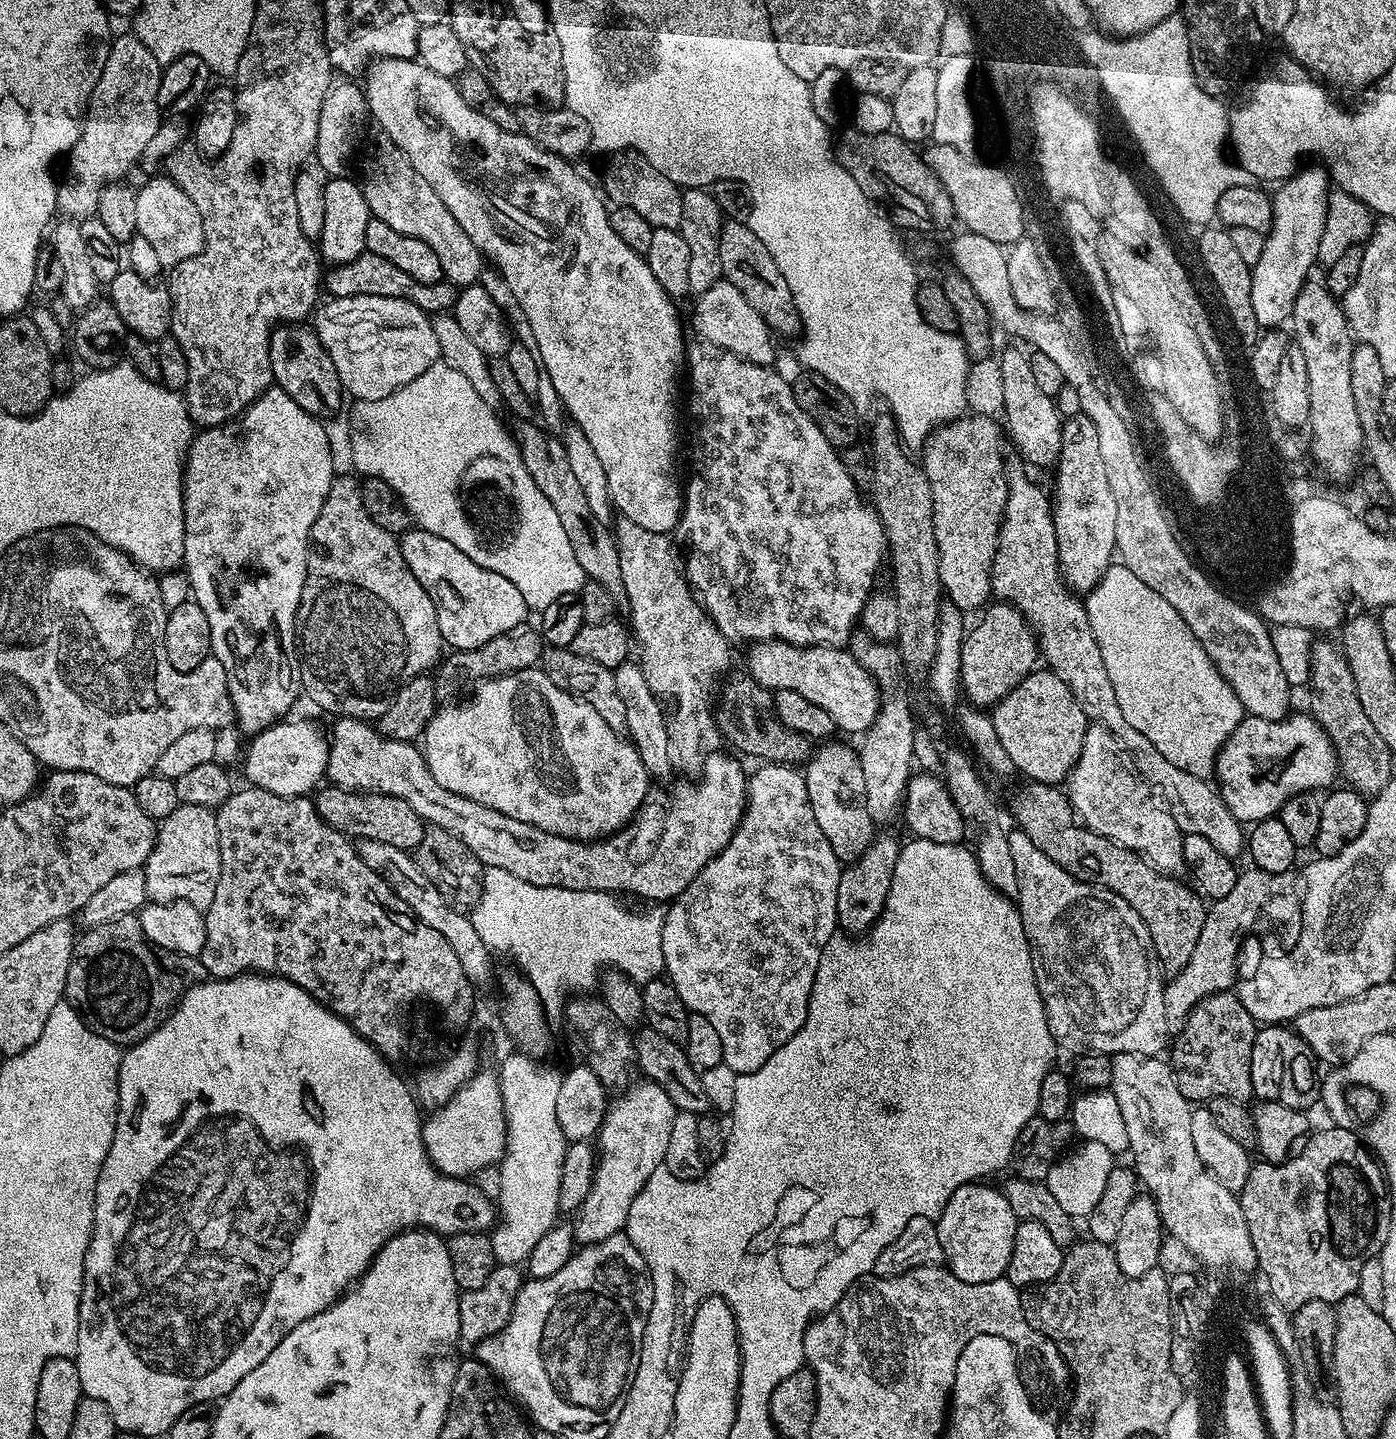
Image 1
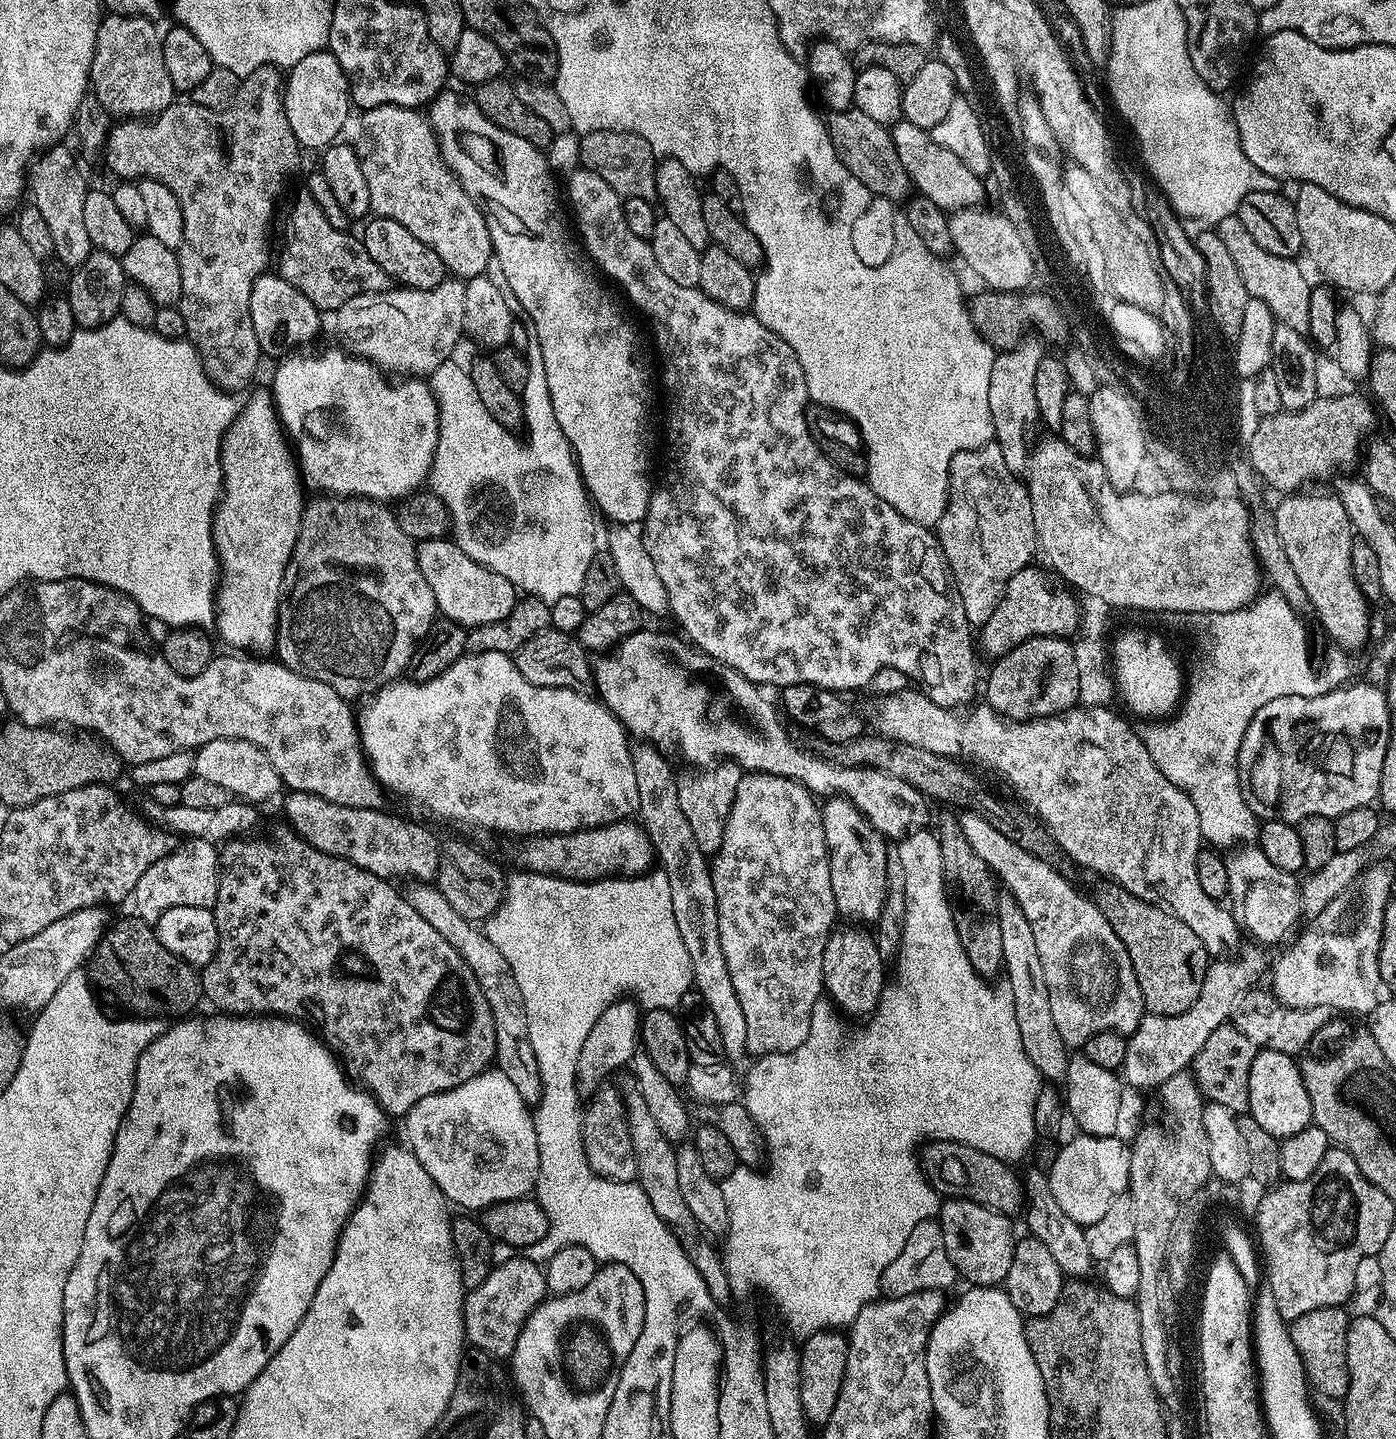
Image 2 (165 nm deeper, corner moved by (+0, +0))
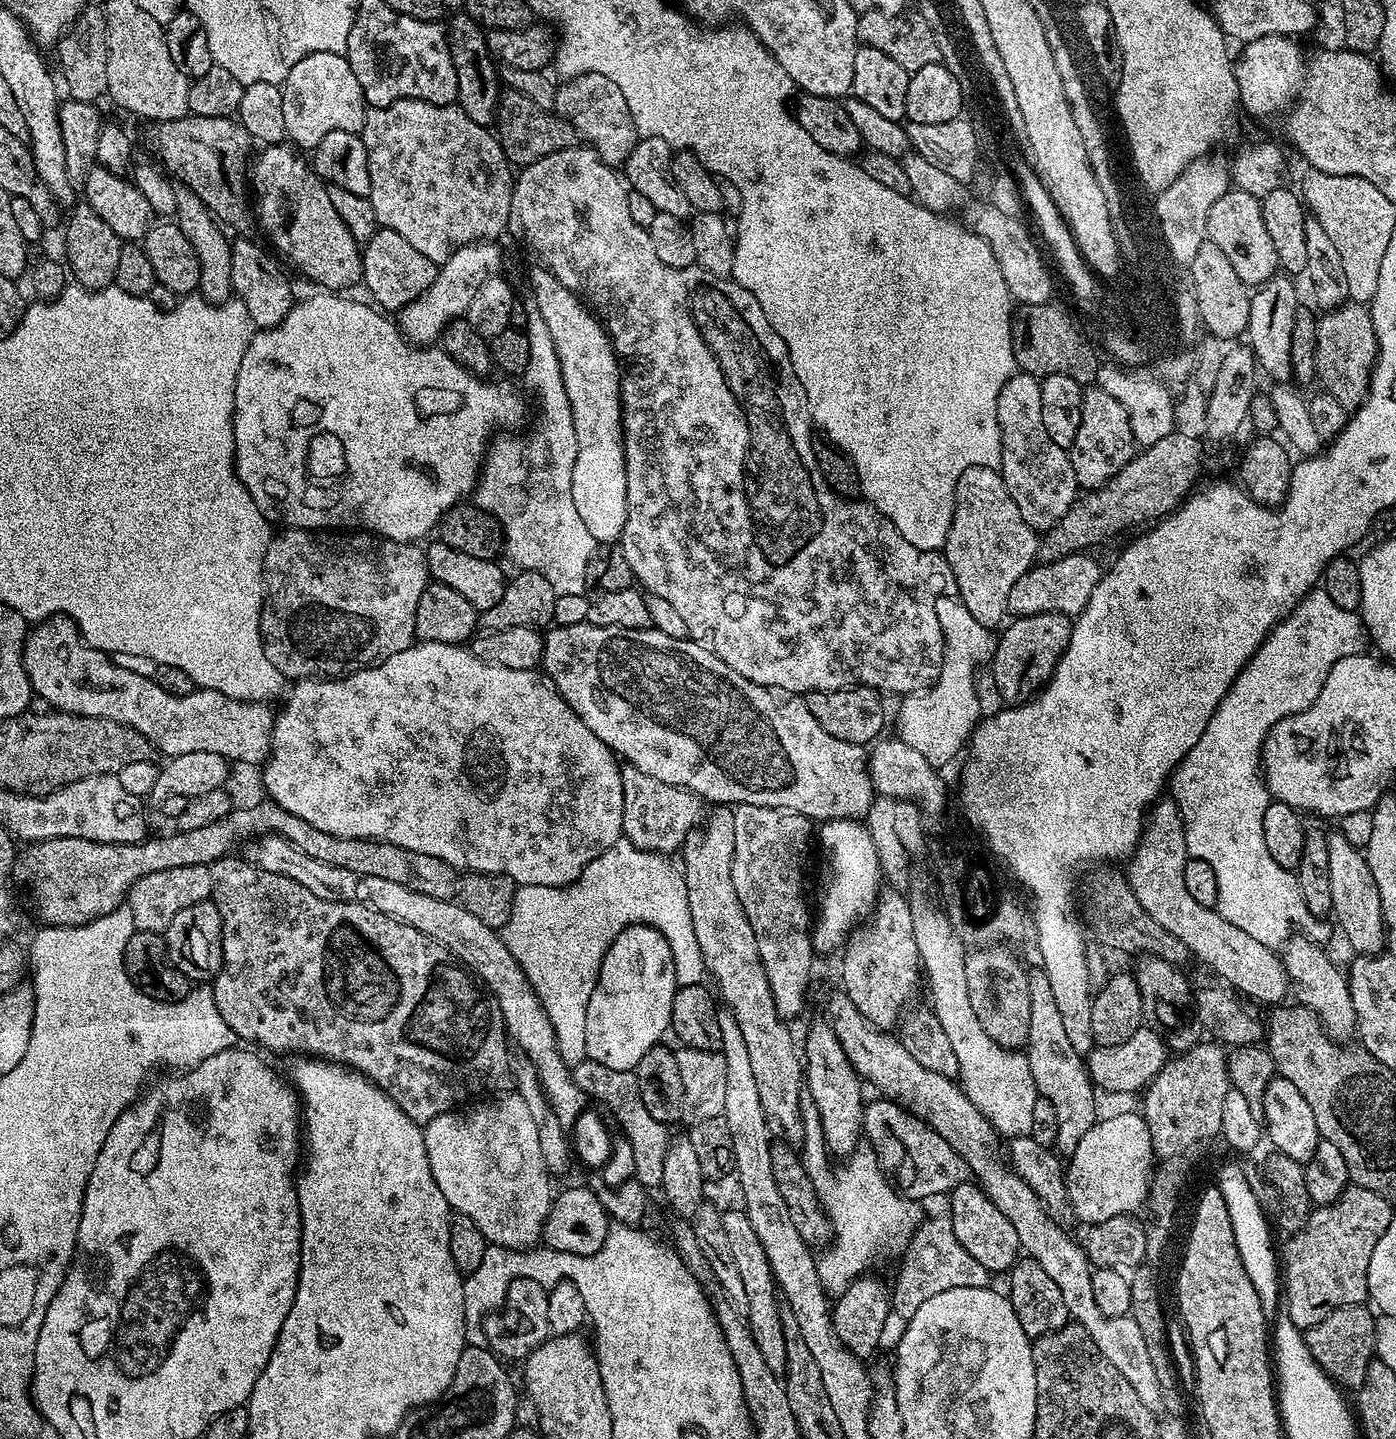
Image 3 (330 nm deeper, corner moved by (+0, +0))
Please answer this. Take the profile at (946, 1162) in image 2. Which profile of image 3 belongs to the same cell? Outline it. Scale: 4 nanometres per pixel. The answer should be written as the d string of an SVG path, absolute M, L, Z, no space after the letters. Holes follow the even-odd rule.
M892 1098L869 1099L864 1105L862 1136L867 1147L876 1155L876 1162L894 1181L900 1195L924 1202L927 1196L952 1193L958 1186L969 1183L970 1173L966 1162L938 1134L928 1121L913 1115Z

